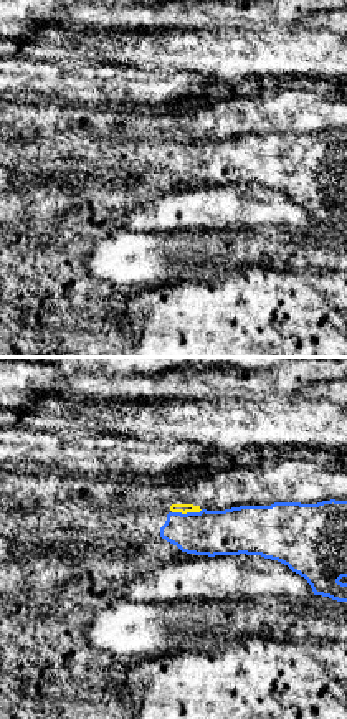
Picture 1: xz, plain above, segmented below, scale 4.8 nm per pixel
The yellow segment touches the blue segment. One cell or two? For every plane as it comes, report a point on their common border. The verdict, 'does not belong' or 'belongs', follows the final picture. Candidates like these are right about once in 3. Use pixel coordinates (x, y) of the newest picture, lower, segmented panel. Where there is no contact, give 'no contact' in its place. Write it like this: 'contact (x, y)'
contact (187, 511)

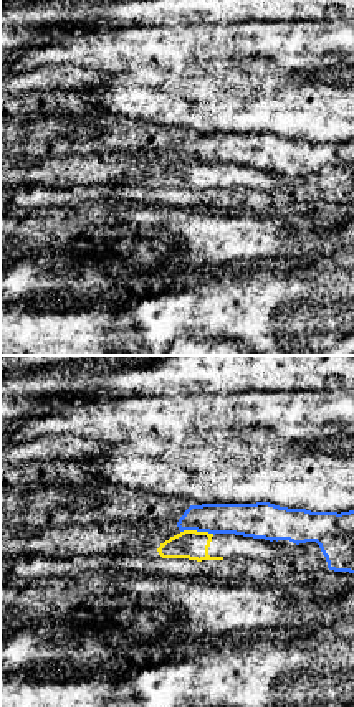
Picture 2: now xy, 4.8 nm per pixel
contact (196, 531)

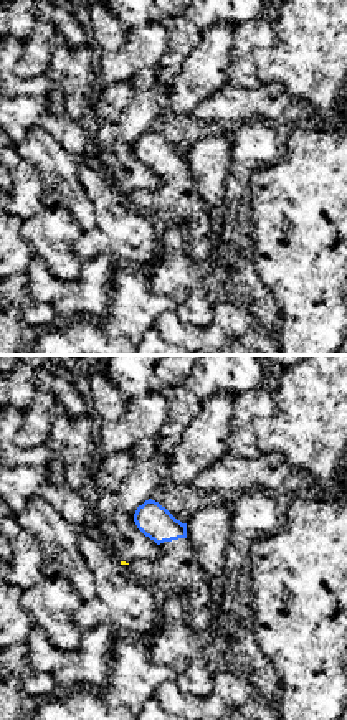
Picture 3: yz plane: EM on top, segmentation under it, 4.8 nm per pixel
no contact

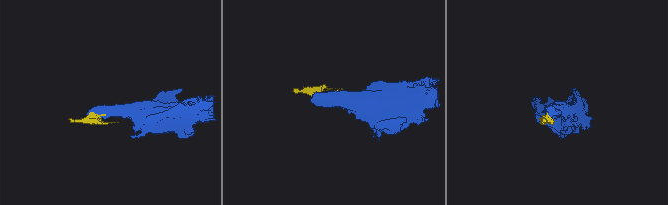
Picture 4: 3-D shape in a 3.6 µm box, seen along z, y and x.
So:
does not belong

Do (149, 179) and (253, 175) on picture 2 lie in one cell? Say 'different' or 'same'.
same

